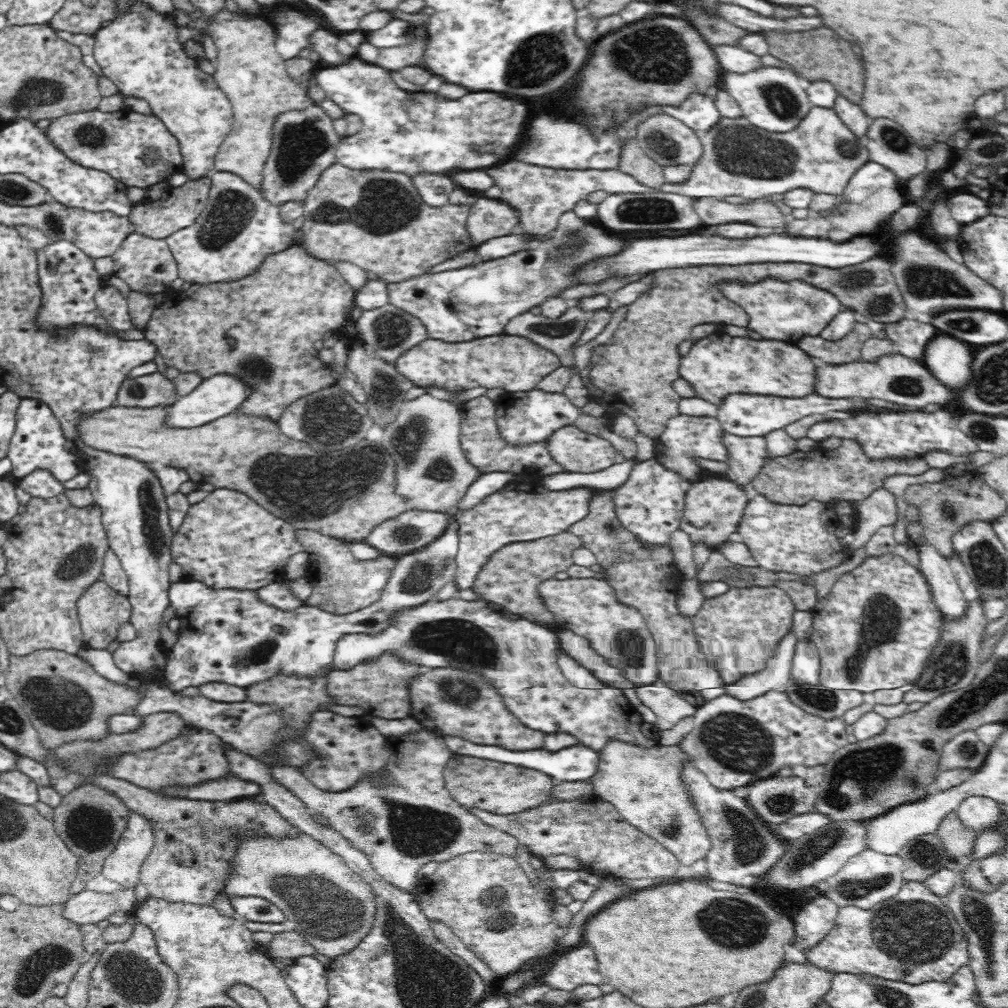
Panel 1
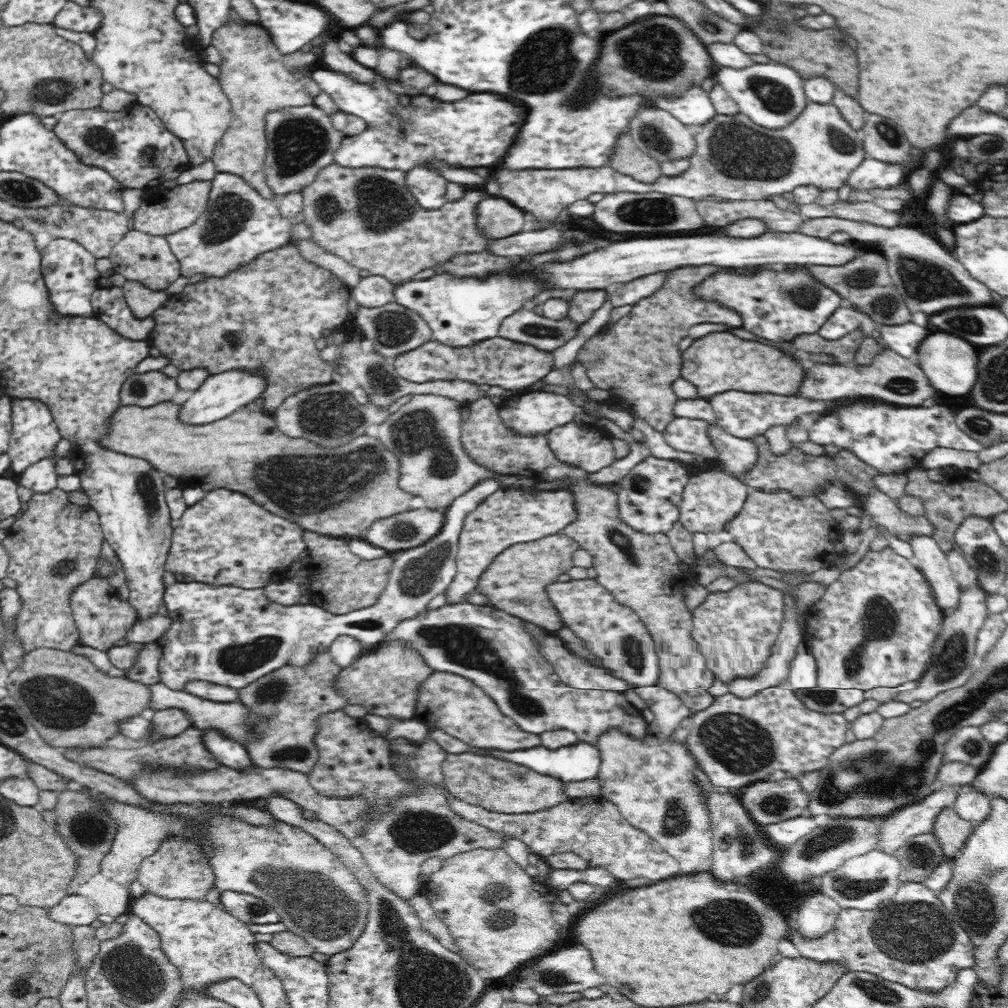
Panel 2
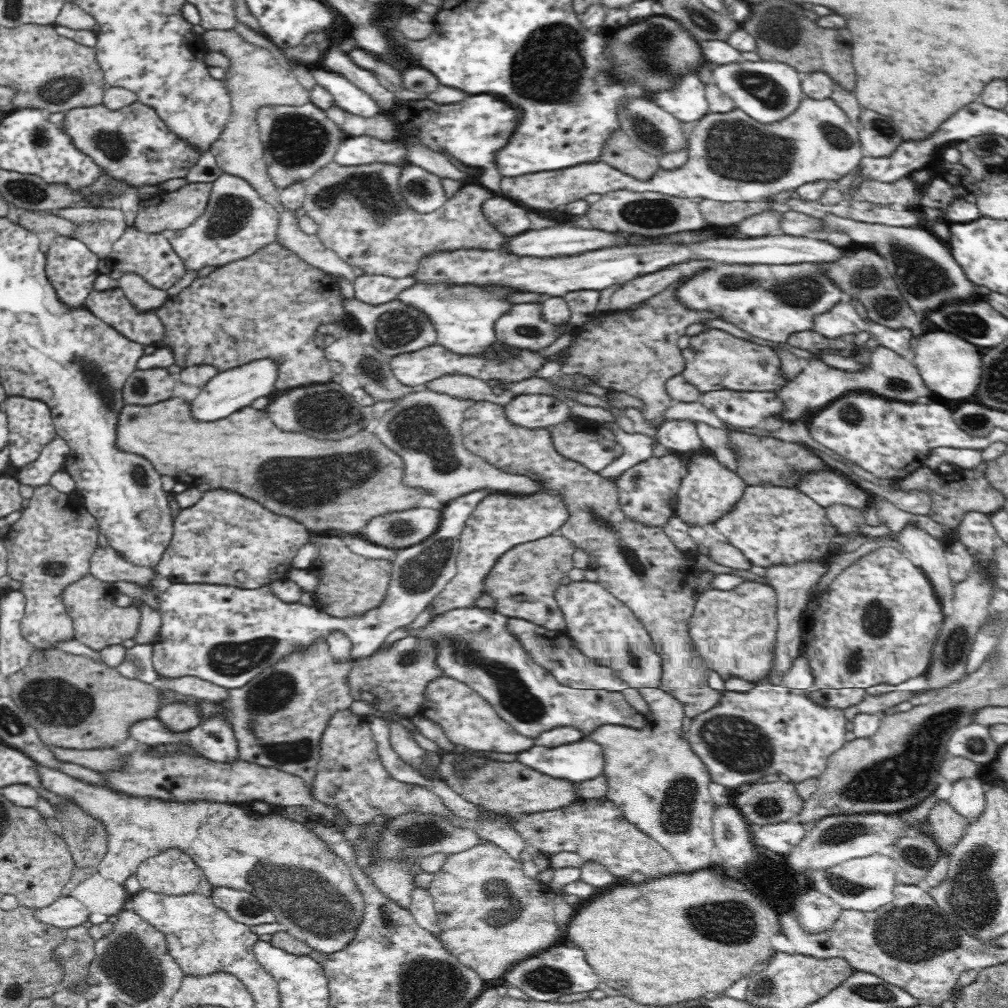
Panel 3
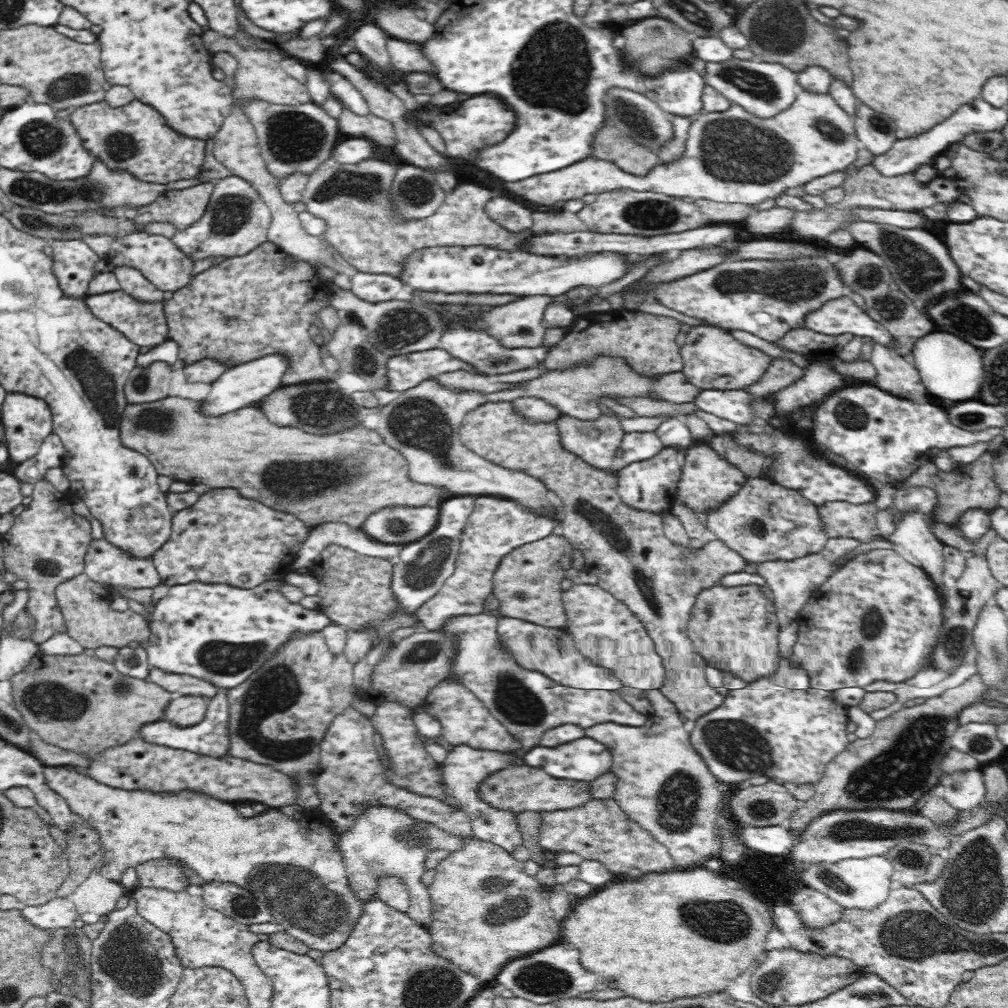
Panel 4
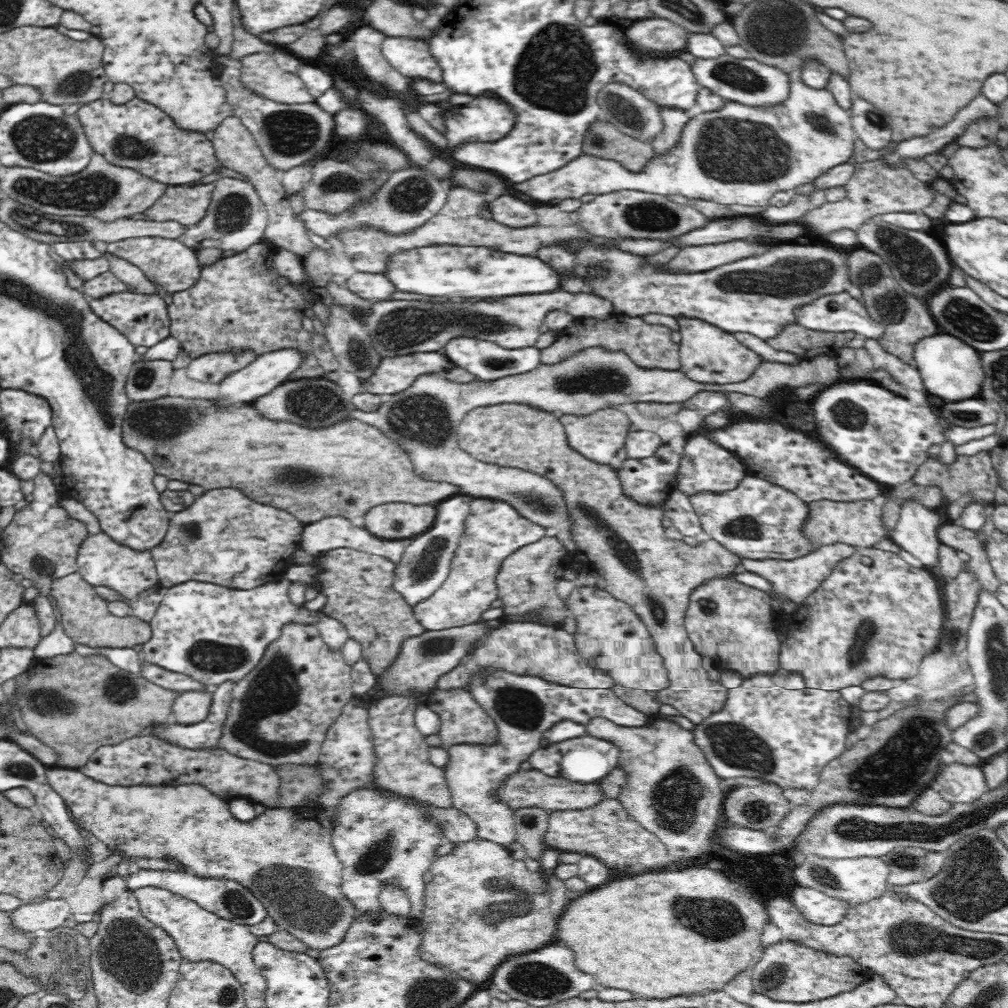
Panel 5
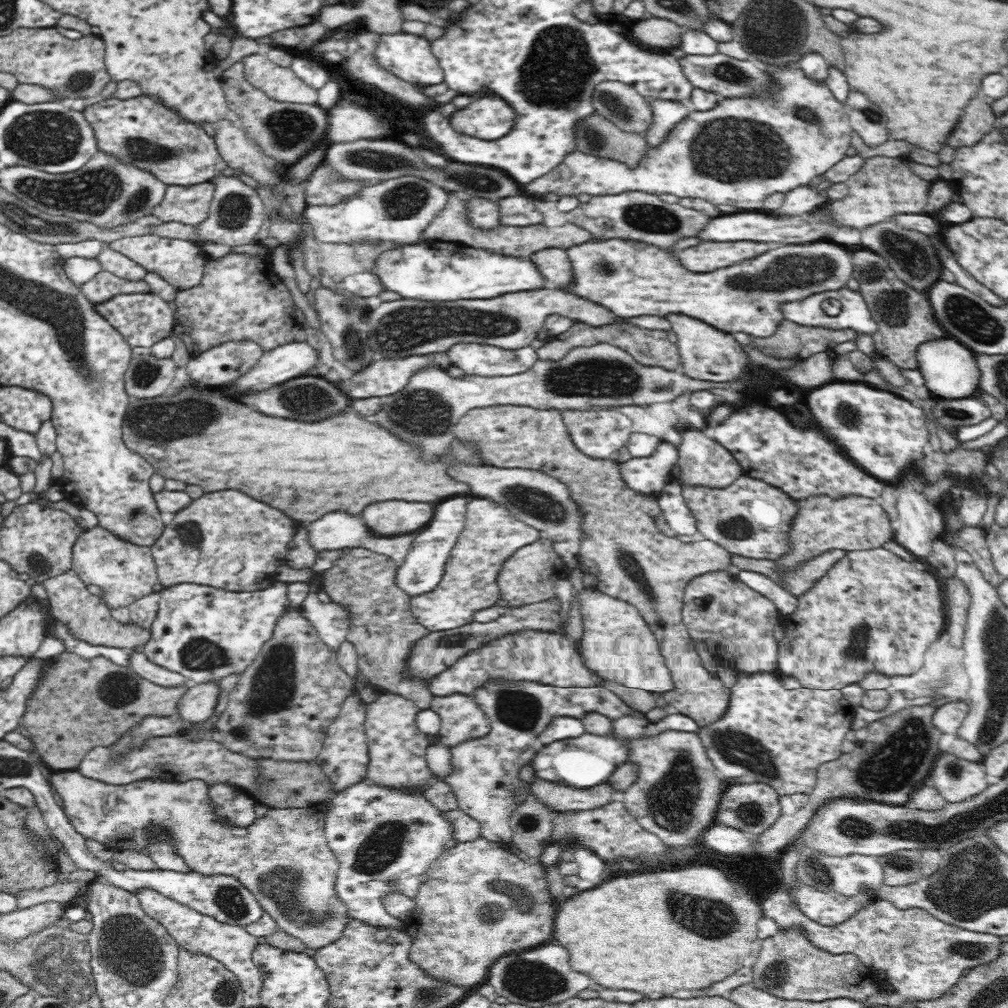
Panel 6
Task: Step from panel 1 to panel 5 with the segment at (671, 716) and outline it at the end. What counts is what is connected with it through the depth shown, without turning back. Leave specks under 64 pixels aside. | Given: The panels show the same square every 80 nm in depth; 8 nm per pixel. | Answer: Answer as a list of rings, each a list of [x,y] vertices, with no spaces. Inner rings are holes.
[[[653,715],[648,723],[641,727],[620,726],[611,720],[594,717],[585,726],[586,735],[598,736],[618,747],[618,767],[624,770],[626,782],[617,799],[624,810],[639,822],[645,830],[652,832],[666,846],[674,862],[686,862],[688,858],[698,858],[708,854],[714,843],[714,833],[718,818],[722,814],[724,792],[720,790],[720,777],[706,760],[706,755],[698,744],[694,743],[692,730],[674,723],[673,717]]]

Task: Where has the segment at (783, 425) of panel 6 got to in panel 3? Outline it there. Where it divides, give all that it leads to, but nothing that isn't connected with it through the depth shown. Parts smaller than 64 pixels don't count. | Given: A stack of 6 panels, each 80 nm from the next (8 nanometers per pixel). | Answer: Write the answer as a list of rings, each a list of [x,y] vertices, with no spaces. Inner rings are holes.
[[[816,472],[802,480],[800,490],[820,506],[831,504],[850,505],[852,508],[862,509],[868,506],[870,495],[854,484],[850,484],[844,476],[836,472]]]

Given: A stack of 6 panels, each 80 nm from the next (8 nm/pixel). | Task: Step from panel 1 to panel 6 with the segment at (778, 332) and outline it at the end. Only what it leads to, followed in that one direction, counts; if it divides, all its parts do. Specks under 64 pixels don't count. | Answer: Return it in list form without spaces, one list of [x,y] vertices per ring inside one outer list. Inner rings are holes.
[[[624,239],[590,240],[567,249],[573,272],[572,284],[566,290],[624,318],[679,314],[703,320],[722,332],[746,332],[752,337],[766,338],[772,336],[779,324],[787,319],[780,310],[780,305],[787,301],[806,300],[806,297],[814,293],[837,291],[846,287],[852,278],[852,252],[844,246],[828,242],[830,241],[816,241],[806,245],[781,244],[754,260],[742,261],[712,272],[696,273],[684,268],[676,255],[670,256],[668,251],[656,245],[638,245],[635,241]]]

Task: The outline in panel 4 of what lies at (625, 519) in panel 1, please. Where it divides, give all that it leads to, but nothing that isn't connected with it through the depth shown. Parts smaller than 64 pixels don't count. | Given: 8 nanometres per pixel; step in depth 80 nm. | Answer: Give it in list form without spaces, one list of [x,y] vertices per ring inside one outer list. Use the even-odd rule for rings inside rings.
[[[664,447],[656,456],[633,462],[616,472],[618,493],[630,508],[639,509],[647,513],[657,513],[664,516],[670,514],[677,497],[678,482],[682,472],[680,454],[676,447]]]

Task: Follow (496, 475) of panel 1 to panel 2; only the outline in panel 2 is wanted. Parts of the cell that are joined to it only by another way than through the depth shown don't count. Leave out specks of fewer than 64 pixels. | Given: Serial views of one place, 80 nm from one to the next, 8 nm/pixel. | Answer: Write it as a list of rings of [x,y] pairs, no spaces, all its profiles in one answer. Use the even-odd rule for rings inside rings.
[[[494,478],[481,480],[474,490],[466,492],[454,500],[454,504],[446,509],[442,530],[425,542],[422,546],[398,551],[391,564],[390,580],[382,596],[368,608],[361,608],[346,614],[332,614],[318,605],[297,604],[283,605],[268,601],[263,588],[245,589],[232,585],[211,585],[200,582],[178,582],[167,586],[164,593],[164,604],[170,612],[172,626],[166,632],[166,644],[159,657],[159,673],[161,682],[175,691],[184,691],[185,684],[190,681],[206,681],[234,689],[242,689],[269,672],[274,672],[283,665],[304,666],[318,652],[329,652],[331,644],[340,636],[352,636],[363,646],[374,648],[384,642],[388,634],[399,626],[400,620],[414,618],[420,614],[432,598],[447,590],[457,574],[455,563],[459,551],[458,536],[462,530],[462,522],[468,512],[472,512],[484,498],[488,498],[501,490]]]

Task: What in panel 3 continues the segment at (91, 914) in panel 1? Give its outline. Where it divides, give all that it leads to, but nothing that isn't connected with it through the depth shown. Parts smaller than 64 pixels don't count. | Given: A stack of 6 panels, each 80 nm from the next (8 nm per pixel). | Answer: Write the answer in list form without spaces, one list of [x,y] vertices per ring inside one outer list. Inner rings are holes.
[[[61,897],[46,908],[36,909],[35,915],[44,924],[68,929],[90,920],[87,908],[73,897]]]

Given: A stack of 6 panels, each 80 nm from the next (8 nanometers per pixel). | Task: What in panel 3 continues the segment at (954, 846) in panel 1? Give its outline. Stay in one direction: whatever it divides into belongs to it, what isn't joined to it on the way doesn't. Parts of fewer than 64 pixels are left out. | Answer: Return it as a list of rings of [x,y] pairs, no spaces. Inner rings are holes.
[[[948,802],[938,804],[929,816],[932,837],[945,855],[962,840],[971,820],[958,814]]]

